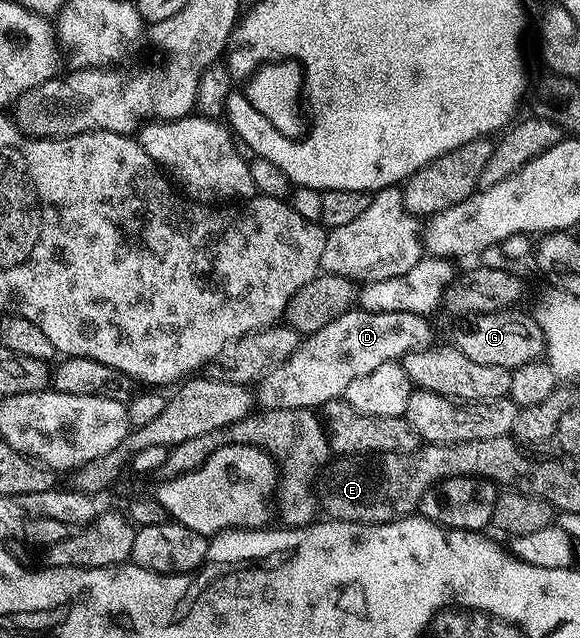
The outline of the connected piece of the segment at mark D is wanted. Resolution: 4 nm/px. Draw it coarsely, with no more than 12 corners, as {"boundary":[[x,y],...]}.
{"boundary":[[361,308],[257,382],[265,409],[318,410],[430,349],[430,320]]}

